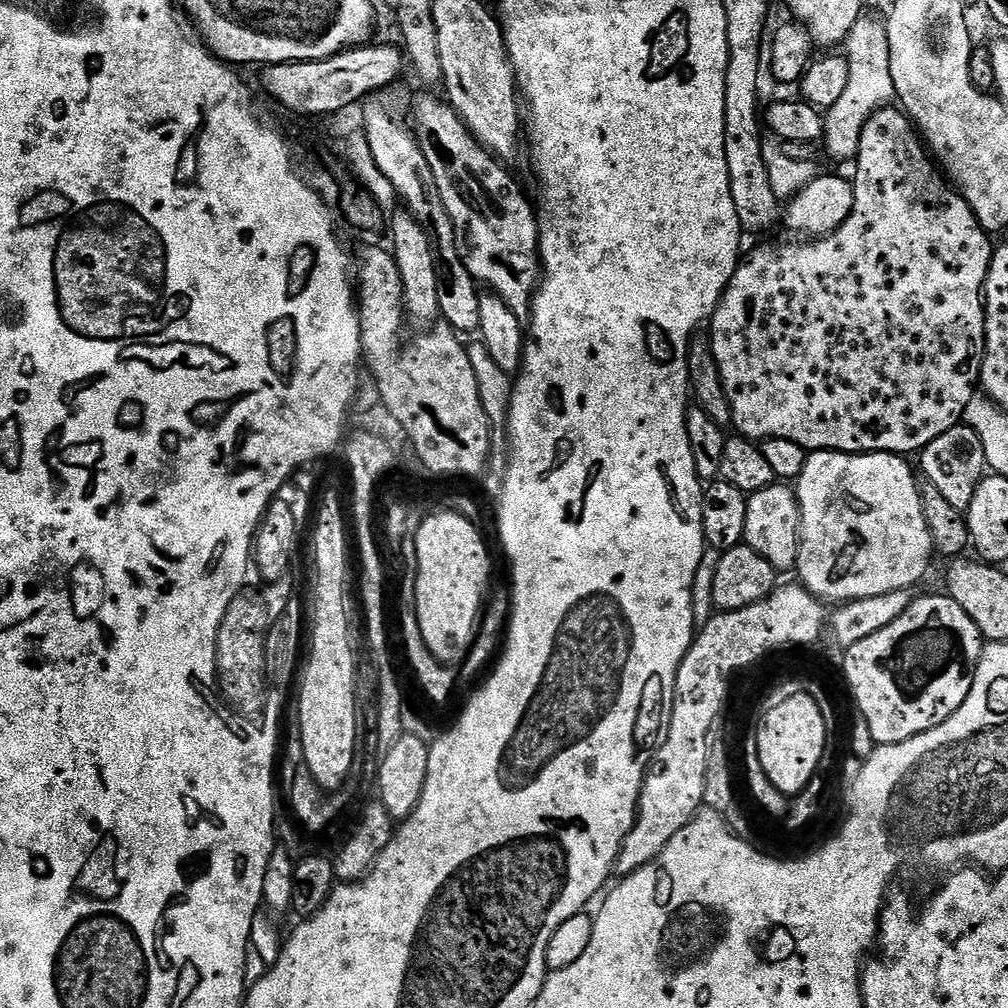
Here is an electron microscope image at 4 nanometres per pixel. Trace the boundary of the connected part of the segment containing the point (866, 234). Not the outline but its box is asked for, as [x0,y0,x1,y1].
[710,106,994,454]

